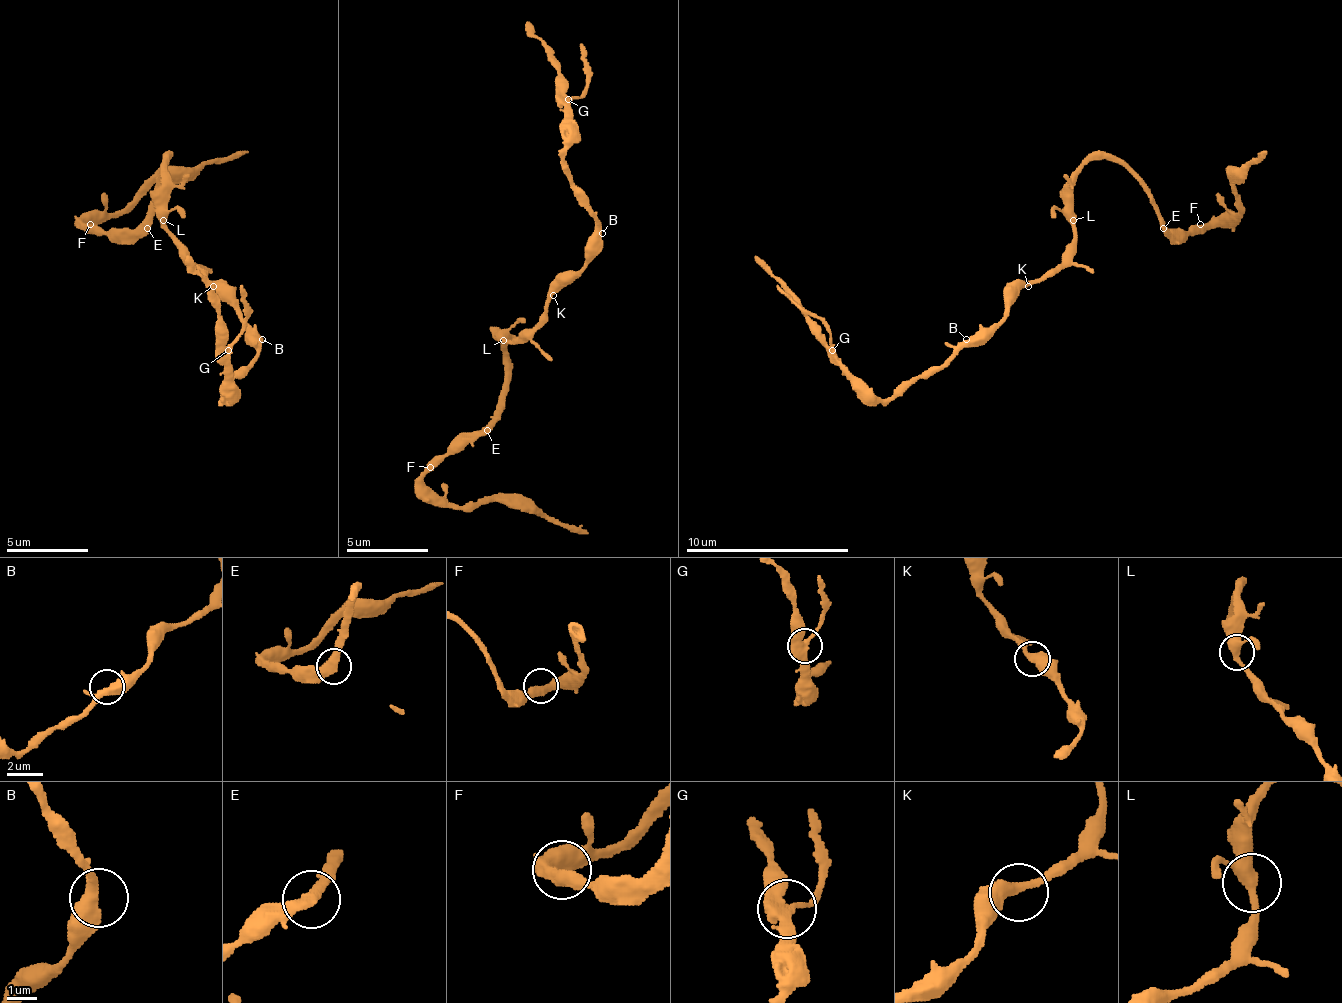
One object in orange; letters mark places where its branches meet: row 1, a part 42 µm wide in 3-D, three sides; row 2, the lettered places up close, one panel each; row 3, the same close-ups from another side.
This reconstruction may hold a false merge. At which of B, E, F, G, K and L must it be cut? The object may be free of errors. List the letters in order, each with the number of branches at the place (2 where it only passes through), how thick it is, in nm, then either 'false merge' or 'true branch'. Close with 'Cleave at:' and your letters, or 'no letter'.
B: 3 | 380 nm | true branch
E: 2 | 380 nm | true branch
F: 2 | 420 nm | true branch
G: 3 | 380 nm | false merge
K: 2 | 360 nm | true branch
L: 3 | 360 nm | true branch
Cleave at: G

